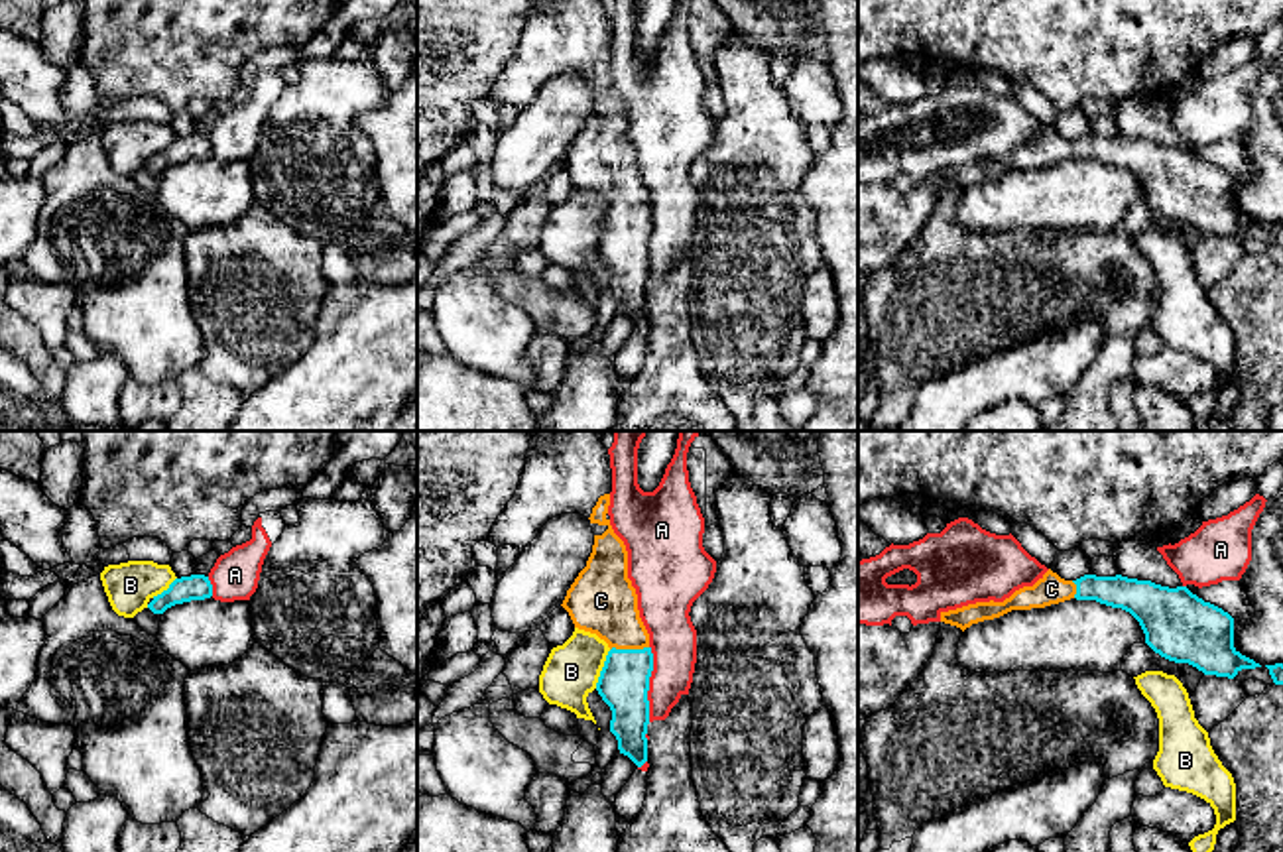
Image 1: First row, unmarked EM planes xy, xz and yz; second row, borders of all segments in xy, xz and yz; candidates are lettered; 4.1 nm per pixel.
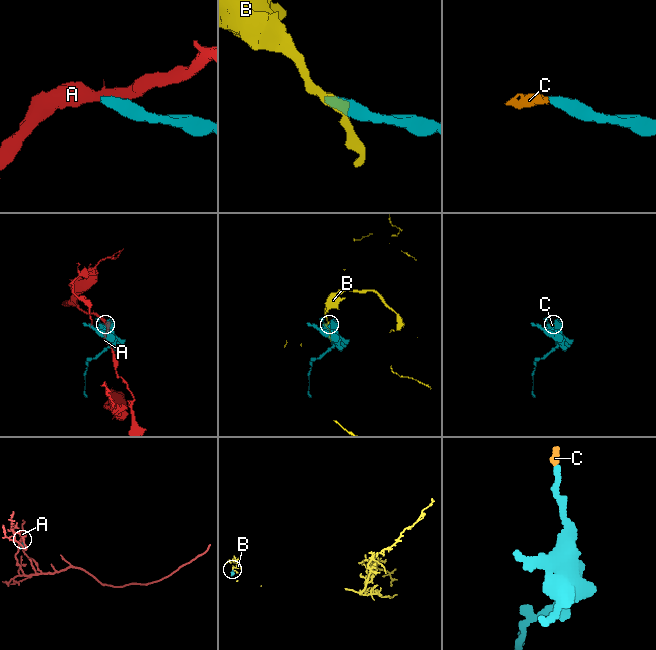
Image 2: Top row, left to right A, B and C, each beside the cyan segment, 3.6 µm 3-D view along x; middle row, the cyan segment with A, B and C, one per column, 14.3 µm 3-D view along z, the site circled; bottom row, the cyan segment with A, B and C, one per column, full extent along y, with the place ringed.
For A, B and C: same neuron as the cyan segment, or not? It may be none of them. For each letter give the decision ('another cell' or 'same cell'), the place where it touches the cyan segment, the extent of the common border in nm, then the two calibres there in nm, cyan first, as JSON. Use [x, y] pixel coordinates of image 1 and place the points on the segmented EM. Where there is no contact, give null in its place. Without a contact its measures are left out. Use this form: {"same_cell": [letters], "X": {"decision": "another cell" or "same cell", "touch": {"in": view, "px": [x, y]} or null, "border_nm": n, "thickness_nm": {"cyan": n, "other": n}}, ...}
{"same_cell": ["C"], "A": {"decision": "another cell", "touch": {"in": "xz", "px": [648, 683]}, "border_nm": 320, "thickness_nm": {"cyan": 200, "other": 190}}, "B": {"decision": "another cell", "touch": {"in": "xz", "px": [603, 669]}, "border_nm": 170, "thickness_nm": {"cyan": 200, "other": 220}}, "C": {"decision": "same cell", "touch": {"in": "xz", "px": [628, 650]}, "border_nm": 160, "thickness_nm": {"cyan": 200, "other": 280}}}

